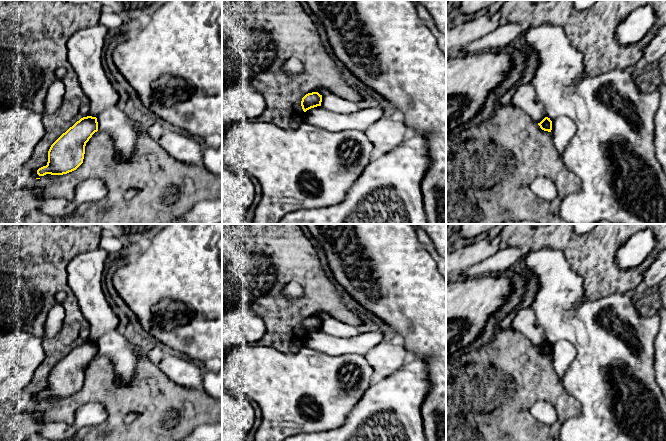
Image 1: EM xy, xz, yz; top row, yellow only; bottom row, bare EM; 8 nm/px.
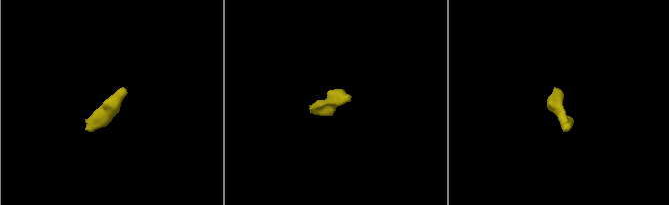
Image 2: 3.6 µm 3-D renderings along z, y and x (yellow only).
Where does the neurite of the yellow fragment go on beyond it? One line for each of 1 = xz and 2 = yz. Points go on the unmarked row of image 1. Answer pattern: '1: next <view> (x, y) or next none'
1: next none
2: next none

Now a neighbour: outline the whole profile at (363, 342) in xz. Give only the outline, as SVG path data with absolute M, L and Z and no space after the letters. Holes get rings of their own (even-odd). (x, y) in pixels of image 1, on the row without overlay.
M385 327L375 331L359 333L350 338L340 338L327 335L321 330L307 334L303 344L313 350L338 356L343 354L362 354L366 353L379 344L385 336Z

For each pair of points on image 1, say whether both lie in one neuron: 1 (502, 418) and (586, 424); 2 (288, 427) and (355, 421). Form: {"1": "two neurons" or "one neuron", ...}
{"1": "two neurons", "2": "two neurons"}

